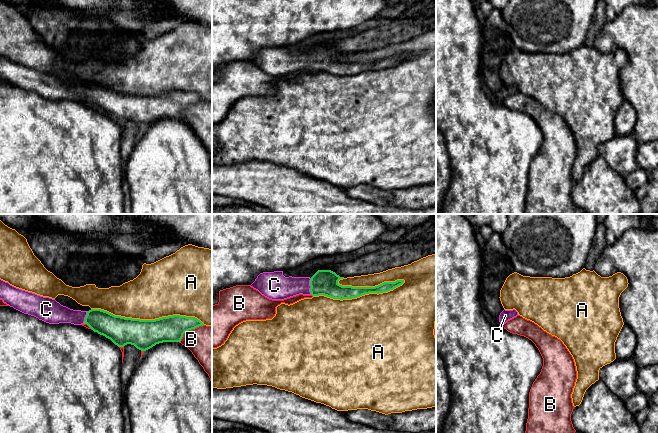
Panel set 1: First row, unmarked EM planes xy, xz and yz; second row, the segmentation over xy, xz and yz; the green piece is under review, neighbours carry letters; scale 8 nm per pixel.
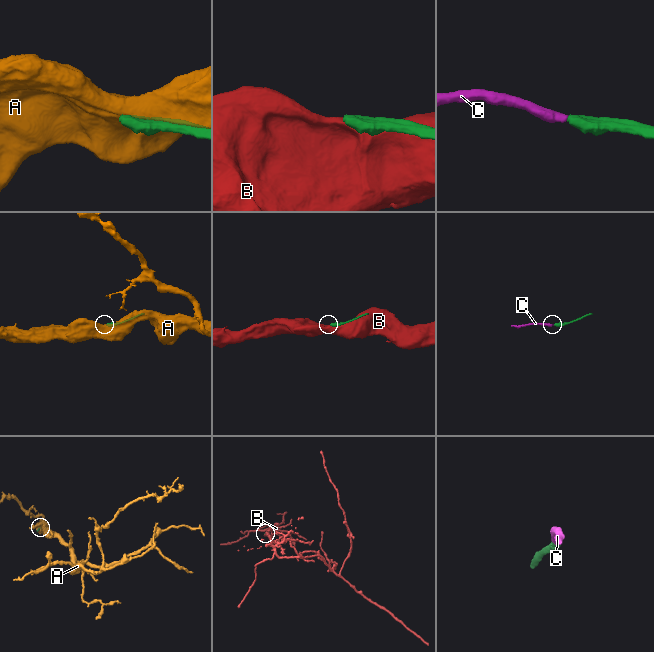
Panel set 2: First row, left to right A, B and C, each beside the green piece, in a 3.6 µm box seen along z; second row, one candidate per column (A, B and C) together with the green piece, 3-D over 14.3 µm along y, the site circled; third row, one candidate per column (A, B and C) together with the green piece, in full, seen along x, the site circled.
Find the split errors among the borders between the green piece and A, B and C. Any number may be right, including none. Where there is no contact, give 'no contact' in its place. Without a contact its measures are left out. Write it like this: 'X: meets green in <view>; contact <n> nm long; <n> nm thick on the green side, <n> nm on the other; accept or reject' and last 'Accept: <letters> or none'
A: meets green in xz; contact 750 nm long; 140 nm thick on the green side, 500 nm on the other; reject
B: meets green in xy; contact 240 nm long; 200 nm thick on the green side, 320 nm on the other; reject
C: meets green in xz; contact 140 nm long; 200 nm thick on the green side, 200 nm on the other; accept
Accept: C

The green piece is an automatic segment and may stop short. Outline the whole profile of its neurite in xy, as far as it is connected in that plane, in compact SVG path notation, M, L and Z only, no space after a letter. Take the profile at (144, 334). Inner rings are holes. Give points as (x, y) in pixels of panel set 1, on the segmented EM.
M1 279L0 299L10 307L49 324L87 324L118 347L131 344L141 351L163 342L180 342L185 332L204 325L195 317L180 315L140 320L115 316L101 309L73 310L55 299L16 288Z

